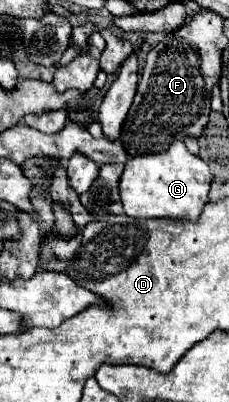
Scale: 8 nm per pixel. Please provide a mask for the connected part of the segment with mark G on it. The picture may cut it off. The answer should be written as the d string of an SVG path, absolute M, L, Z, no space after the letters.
M173 141L173 145L155 155L133 157L125 163L125 171L121 175L121 203L125 215L135 219L155 219L155 217L171 217L171 219L197 219L203 207L209 201L211 189L211 171L207 163L189 153L183 141Z

